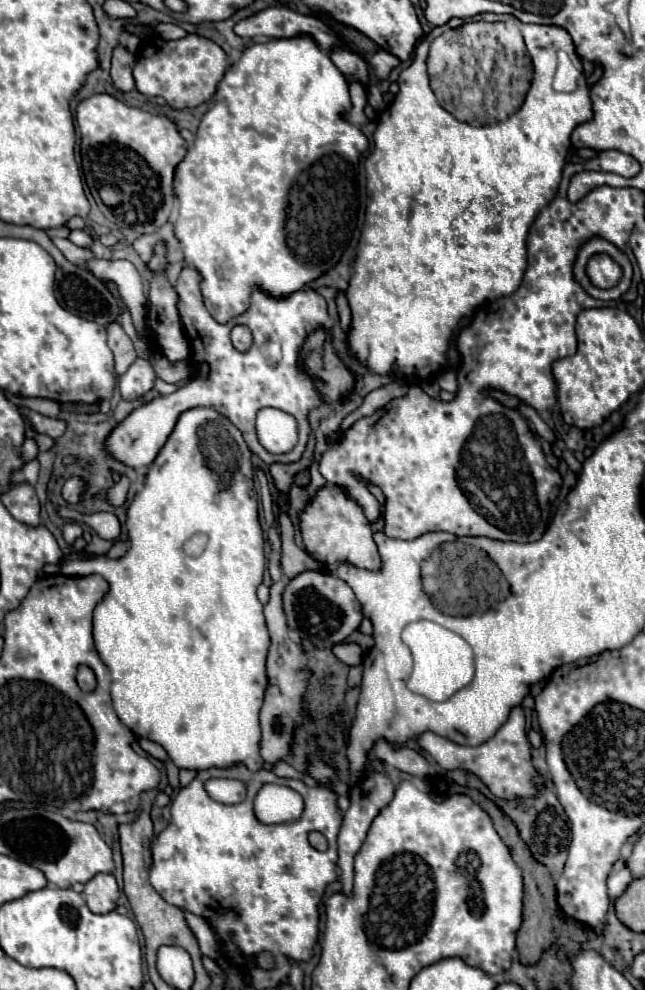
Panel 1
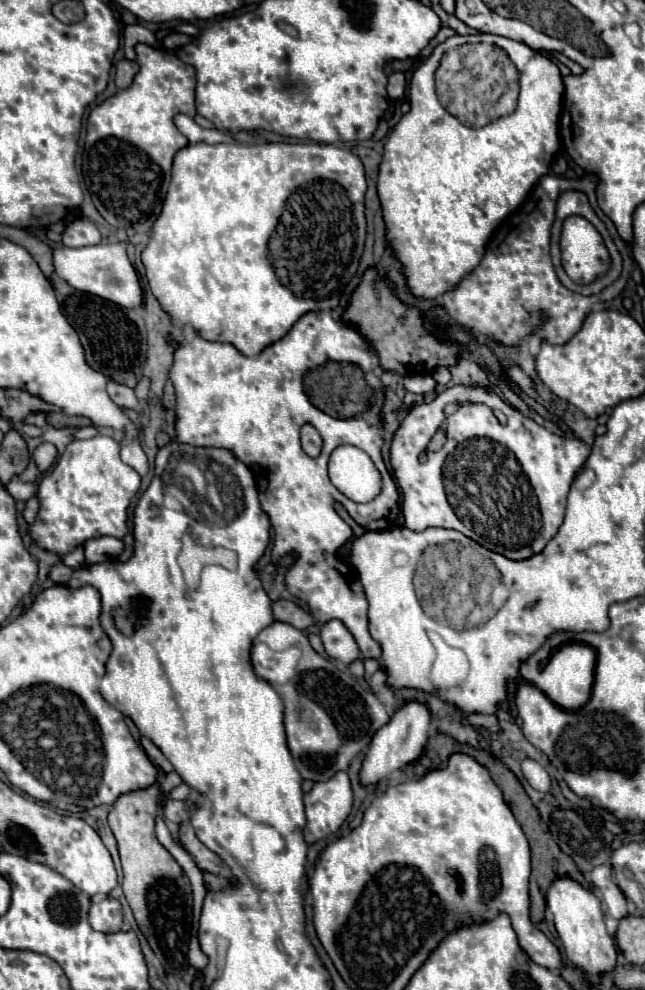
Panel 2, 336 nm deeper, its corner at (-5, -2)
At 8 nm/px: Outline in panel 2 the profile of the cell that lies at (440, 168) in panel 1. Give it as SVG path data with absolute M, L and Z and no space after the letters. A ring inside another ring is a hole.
M489 33L456 34L438 45L415 70L409 86L411 110L399 120L385 142L385 154L377 180L387 238L393 240L393 248L405 266L407 282L415 296L437 298L457 286L457 282L481 262L489 238L503 218L517 210L539 178L549 172L550 164L562 146L559 144L557 122L563 90L559 68L549 58L521 42ZM479 42L501 46L501 50L505 50L505 54L511 58L519 70L519 98L517 108L509 114L509 118L497 118L483 128L467 128L439 104L435 94L435 72L446 51L462 44Z

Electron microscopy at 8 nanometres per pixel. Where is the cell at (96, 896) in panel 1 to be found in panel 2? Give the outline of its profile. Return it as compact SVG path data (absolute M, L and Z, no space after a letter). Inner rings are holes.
M105 898L101 902L93 902L91 910L89 910L89 922L93 930L111 934L121 930L123 924L123 912L121 912L121 904L113 898Z

